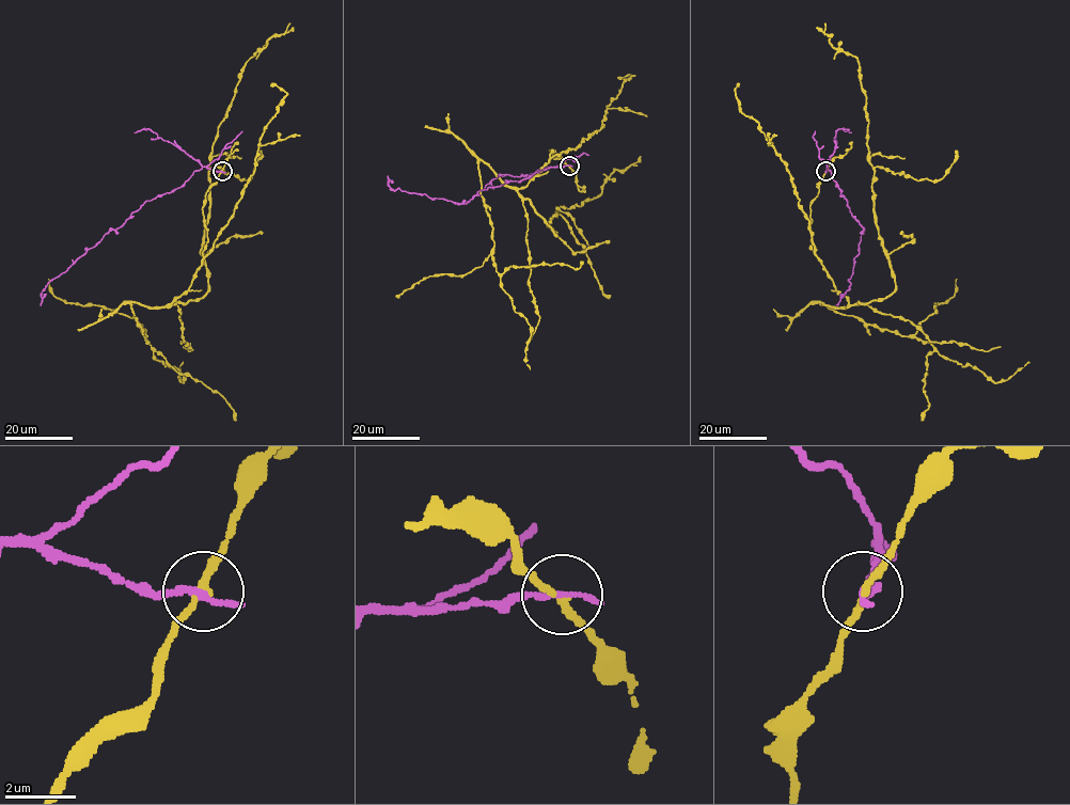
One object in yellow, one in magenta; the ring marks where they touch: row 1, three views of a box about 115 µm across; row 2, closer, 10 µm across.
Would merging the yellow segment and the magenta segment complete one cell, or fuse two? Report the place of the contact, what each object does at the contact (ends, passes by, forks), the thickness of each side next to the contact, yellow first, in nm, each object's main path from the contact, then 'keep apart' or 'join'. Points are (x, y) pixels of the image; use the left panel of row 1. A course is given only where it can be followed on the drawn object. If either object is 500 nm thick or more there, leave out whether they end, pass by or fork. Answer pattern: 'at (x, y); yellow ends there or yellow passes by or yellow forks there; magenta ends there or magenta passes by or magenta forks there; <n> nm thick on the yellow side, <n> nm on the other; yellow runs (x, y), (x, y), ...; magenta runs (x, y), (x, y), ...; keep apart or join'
at (222, 171); yellow passes by; magenta ends there; 190 nm thick on the yellow side, 200 nm on the other; yellow runs (222, 171), (202, 206), (202, 265), (171, 304), (208, 290), (202, 249), (210, 155), (240, 68), (293, 28); magenta runs (222, 171), (203, 167), (179, 187), (146, 200), (121, 226), (111, 229), (51, 280), (41, 295), (41, 304); keep apart

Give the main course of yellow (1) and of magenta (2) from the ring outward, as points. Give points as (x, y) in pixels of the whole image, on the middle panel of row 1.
1: (569, 166), (549, 150), (518, 192), (555, 235), (557, 209), (593, 200), (640, 156)
2: (569, 166), (550, 167), (526, 178), (481, 190), (462, 204), (398, 188), (394, 191), (388, 185), (388, 175)

